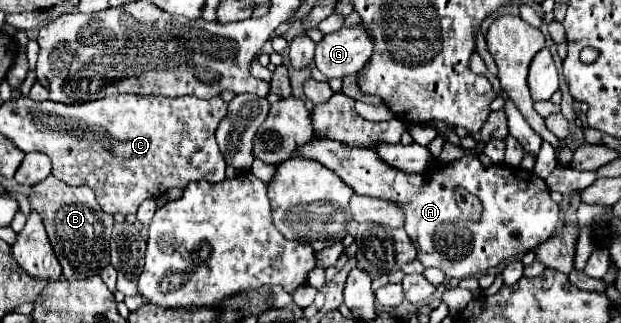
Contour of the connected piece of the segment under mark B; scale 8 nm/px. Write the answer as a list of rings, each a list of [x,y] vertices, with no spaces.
[[[55,176],[31,186],[31,208],[43,216],[51,246],[63,268],[67,280],[97,276],[109,264],[109,242],[113,230],[113,216],[105,214],[95,196],[83,188],[67,186]]]

